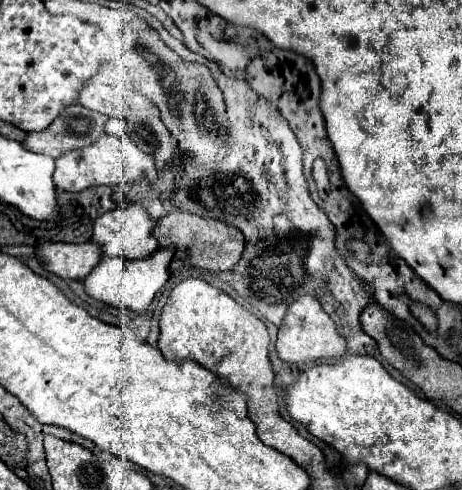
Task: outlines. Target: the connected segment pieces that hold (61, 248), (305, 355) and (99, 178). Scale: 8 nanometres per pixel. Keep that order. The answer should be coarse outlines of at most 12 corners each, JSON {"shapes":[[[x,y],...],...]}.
{"shapes":[[[44,243],[36,257],[56,277],[82,281],[102,259],[96,243]],[[312,295],[286,311],[282,361],[344,355],[346,341]],[[102,135],[56,159],[54,183],[158,181],[154,157],[134,141]]]}

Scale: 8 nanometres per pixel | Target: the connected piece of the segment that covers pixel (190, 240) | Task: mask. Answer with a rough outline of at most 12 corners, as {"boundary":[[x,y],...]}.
{"boundary":[[174,211],[156,221],[160,247],[212,273],[242,257],[244,235]]}

